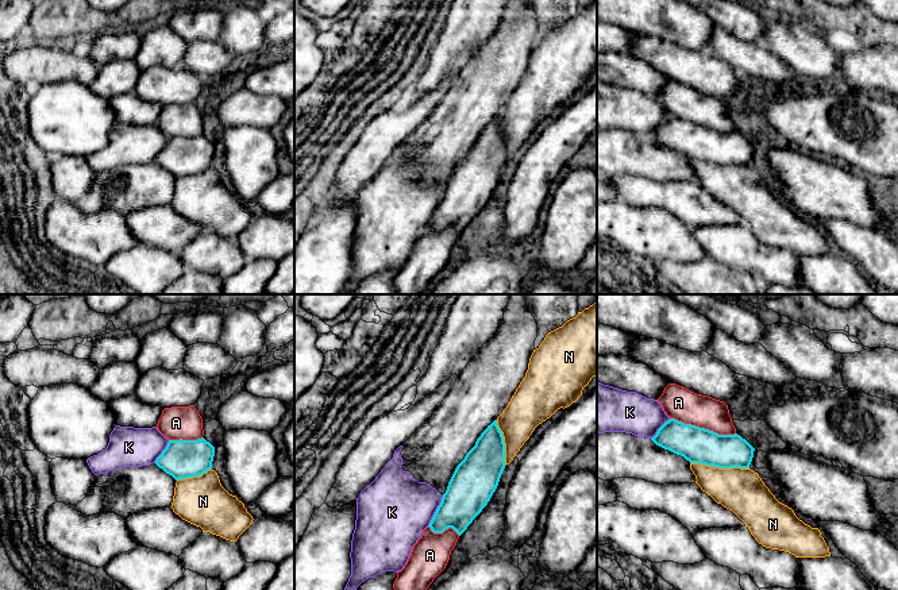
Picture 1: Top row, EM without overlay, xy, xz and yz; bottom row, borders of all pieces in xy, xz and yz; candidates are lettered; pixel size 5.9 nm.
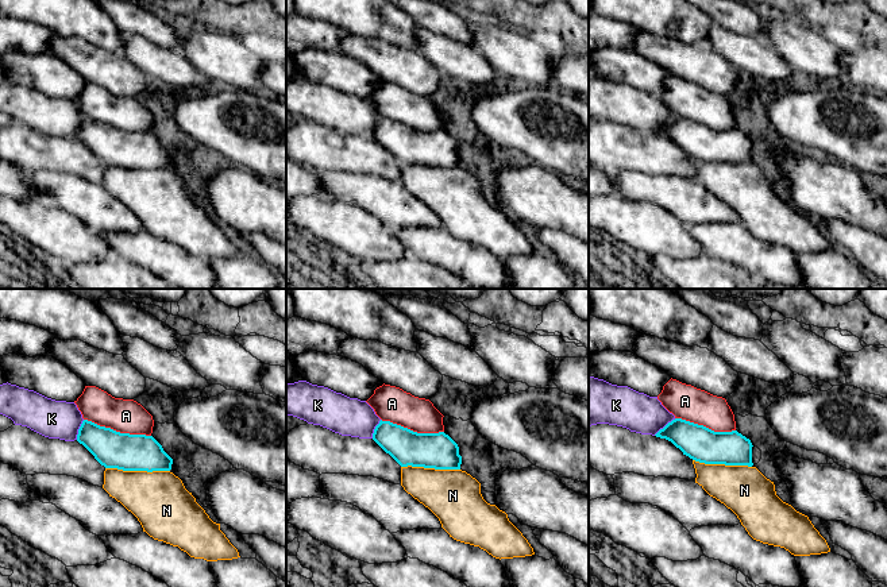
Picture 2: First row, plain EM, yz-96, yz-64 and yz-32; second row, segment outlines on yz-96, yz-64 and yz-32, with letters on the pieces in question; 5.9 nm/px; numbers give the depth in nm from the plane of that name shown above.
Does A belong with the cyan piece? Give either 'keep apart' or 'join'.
keep apart

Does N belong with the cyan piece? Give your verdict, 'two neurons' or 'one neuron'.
two neurons

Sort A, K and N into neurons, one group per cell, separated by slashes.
A / K / N

